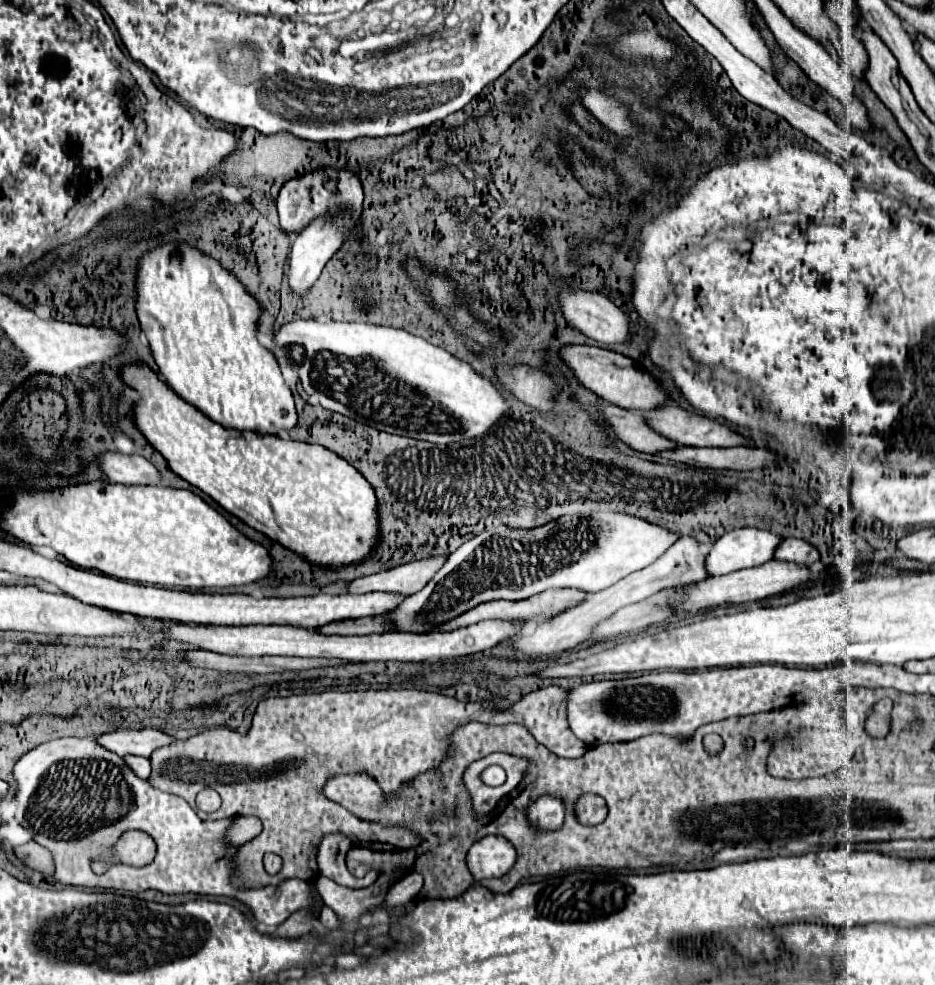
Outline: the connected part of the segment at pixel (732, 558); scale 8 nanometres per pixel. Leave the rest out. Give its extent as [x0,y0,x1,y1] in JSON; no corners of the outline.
[706,527,784,575]

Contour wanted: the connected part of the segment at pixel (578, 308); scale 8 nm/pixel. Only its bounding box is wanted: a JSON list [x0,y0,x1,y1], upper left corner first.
[560,289,632,343]

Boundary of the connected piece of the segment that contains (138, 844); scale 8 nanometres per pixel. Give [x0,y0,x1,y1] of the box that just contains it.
[92,831,156,873]

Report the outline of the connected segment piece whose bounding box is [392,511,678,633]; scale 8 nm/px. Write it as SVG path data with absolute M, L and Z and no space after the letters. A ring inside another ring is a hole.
M590 513L586 519L576 515L562 515L542 527L534 529L514 529L506 525L498 525L492 531L484 531L470 541L466 541L462 547L458 547L446 567L438 571L438 575L426 585L426 589L410 595L404 599L400 607L392 613L396 625L400 631L406 633L426 633L434 625L444 623L446 619L454 619L454 615L462 615L462 611L468 611L470 607L476 607L484 601L494 599L508 599L508 601L520 601L528 599L536 593L542 593L546 589L554 587L578 587L588 593L598 593L602 589L612 587L626 575L640 571L654 563L666 549L670 549L678 541L678 533L668 531L660 525L648 523L646 519L628 515L628 513Z

